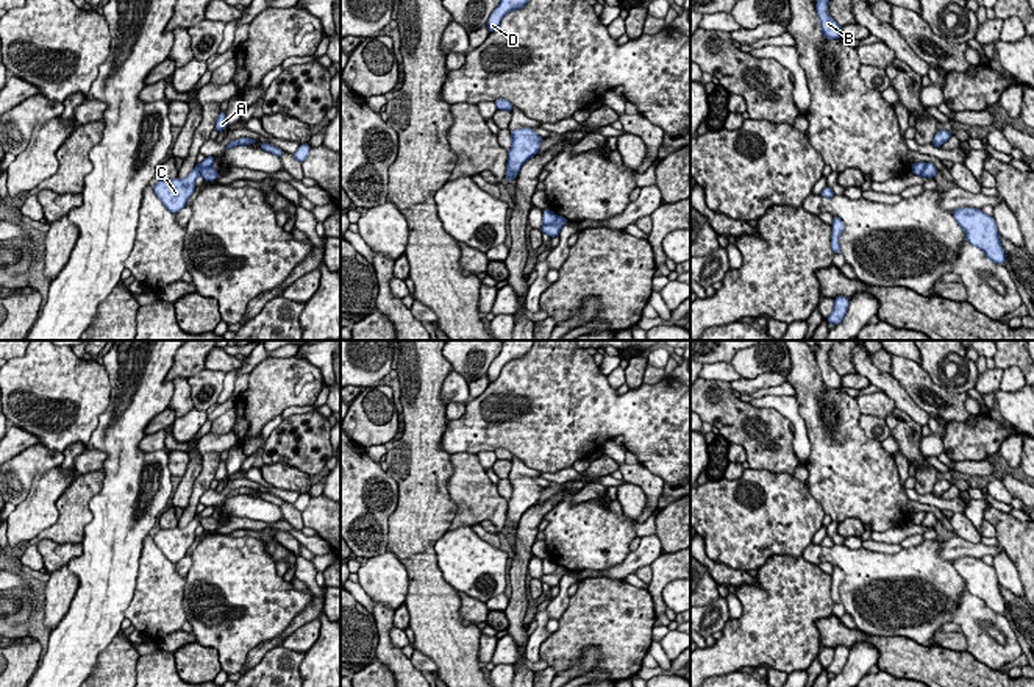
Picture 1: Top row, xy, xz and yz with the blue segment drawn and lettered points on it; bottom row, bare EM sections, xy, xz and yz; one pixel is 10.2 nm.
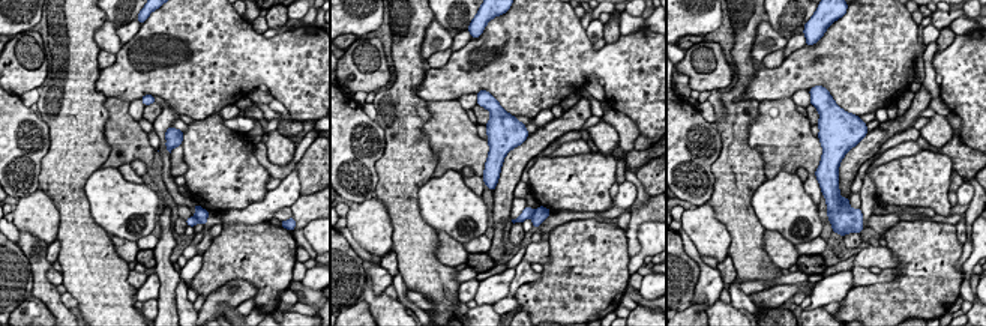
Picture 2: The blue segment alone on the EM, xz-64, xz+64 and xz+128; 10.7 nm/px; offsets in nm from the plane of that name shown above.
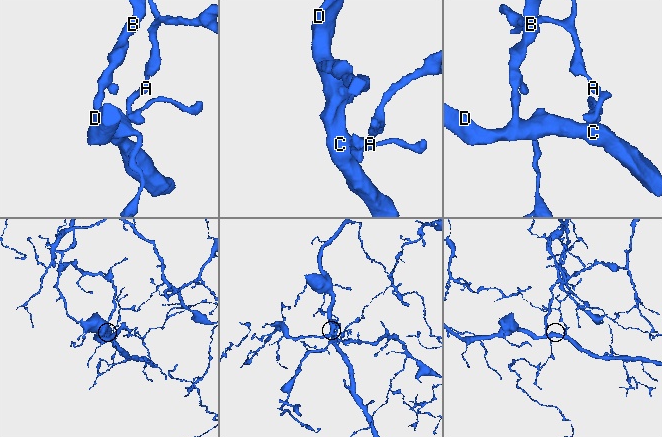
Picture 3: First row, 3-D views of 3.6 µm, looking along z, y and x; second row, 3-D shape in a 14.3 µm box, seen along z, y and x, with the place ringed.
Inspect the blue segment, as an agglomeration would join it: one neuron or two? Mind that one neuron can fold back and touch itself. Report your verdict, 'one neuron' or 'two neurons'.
two neurons

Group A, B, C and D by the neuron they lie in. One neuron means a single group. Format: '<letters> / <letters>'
A / B C D

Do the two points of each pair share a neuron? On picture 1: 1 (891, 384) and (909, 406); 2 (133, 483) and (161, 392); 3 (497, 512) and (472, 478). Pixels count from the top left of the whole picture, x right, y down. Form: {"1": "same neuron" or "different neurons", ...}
{"1": "same neuron", "2": "same neuron", "3": "same neuron"}

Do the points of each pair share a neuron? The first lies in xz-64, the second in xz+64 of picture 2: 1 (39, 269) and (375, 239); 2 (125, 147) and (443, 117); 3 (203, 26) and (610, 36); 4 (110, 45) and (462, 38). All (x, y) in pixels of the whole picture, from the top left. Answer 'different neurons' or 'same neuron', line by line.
1: different neurons
2: same neuron
3: different neurons
4: different neurons

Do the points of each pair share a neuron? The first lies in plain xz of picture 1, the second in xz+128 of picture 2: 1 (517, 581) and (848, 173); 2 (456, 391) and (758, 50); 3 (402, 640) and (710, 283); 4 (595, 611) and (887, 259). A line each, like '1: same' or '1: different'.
1: same
2: same
3: same
4: different

